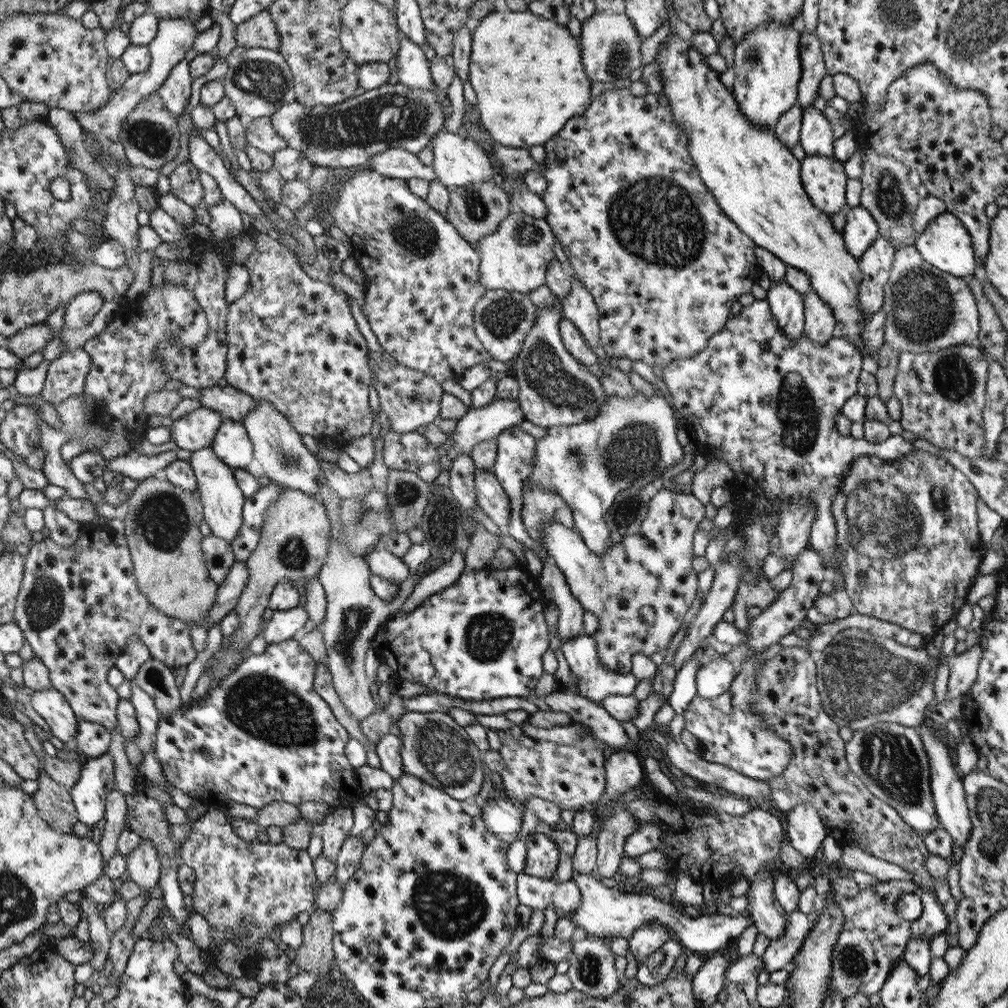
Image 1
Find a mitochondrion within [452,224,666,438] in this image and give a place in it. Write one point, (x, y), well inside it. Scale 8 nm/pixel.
(542, 370)

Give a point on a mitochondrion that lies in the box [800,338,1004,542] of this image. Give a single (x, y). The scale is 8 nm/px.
(954, 376)

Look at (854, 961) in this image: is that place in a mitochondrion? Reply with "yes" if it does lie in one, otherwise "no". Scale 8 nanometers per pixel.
yes

